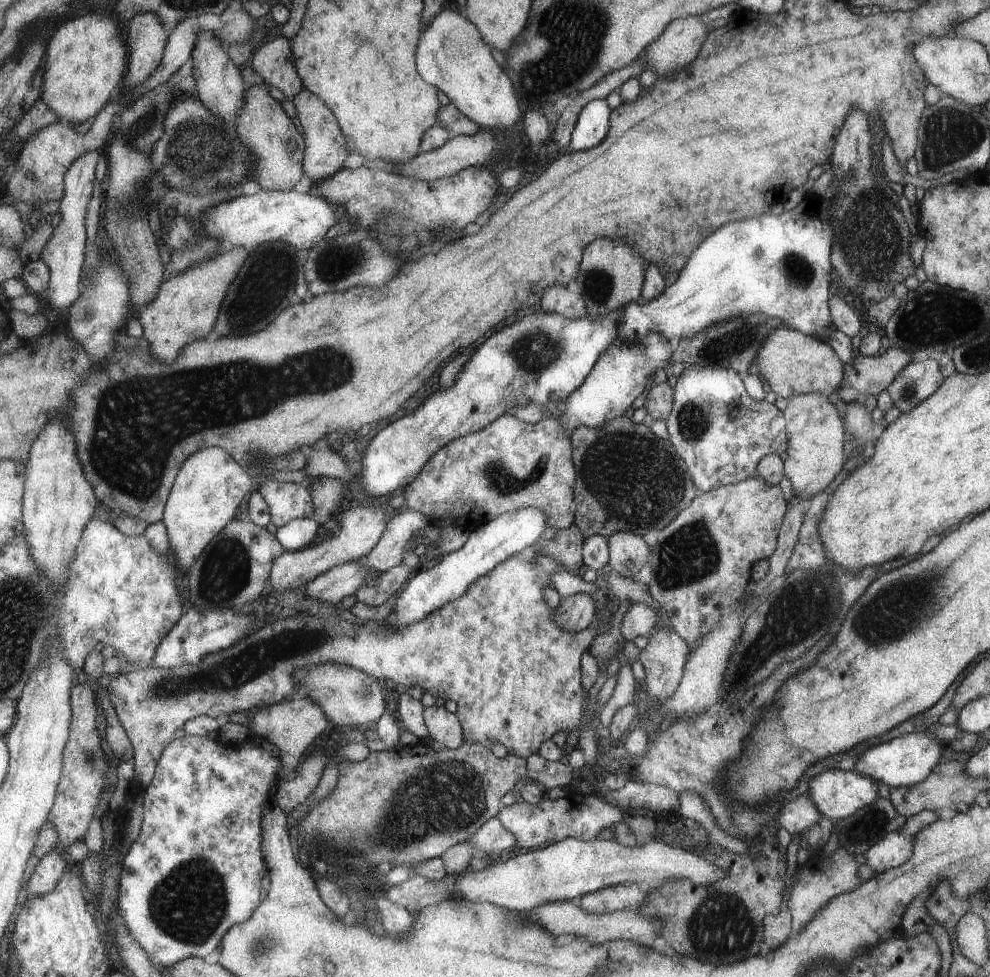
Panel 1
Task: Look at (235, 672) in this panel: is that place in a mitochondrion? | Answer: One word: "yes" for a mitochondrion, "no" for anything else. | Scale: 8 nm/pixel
yes

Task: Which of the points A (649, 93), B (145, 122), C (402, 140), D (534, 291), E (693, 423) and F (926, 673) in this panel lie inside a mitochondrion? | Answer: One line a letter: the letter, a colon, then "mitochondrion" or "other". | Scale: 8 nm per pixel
A: other
B: mitochondrion
C: other
D: mitochondrion
E: mitochondrion
F: other

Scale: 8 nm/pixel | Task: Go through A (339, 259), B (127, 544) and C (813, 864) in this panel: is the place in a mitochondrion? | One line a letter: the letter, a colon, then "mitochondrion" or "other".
A: mitochondrion
B: other
C: other

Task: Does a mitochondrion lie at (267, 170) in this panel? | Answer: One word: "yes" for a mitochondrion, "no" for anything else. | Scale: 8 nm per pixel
no

